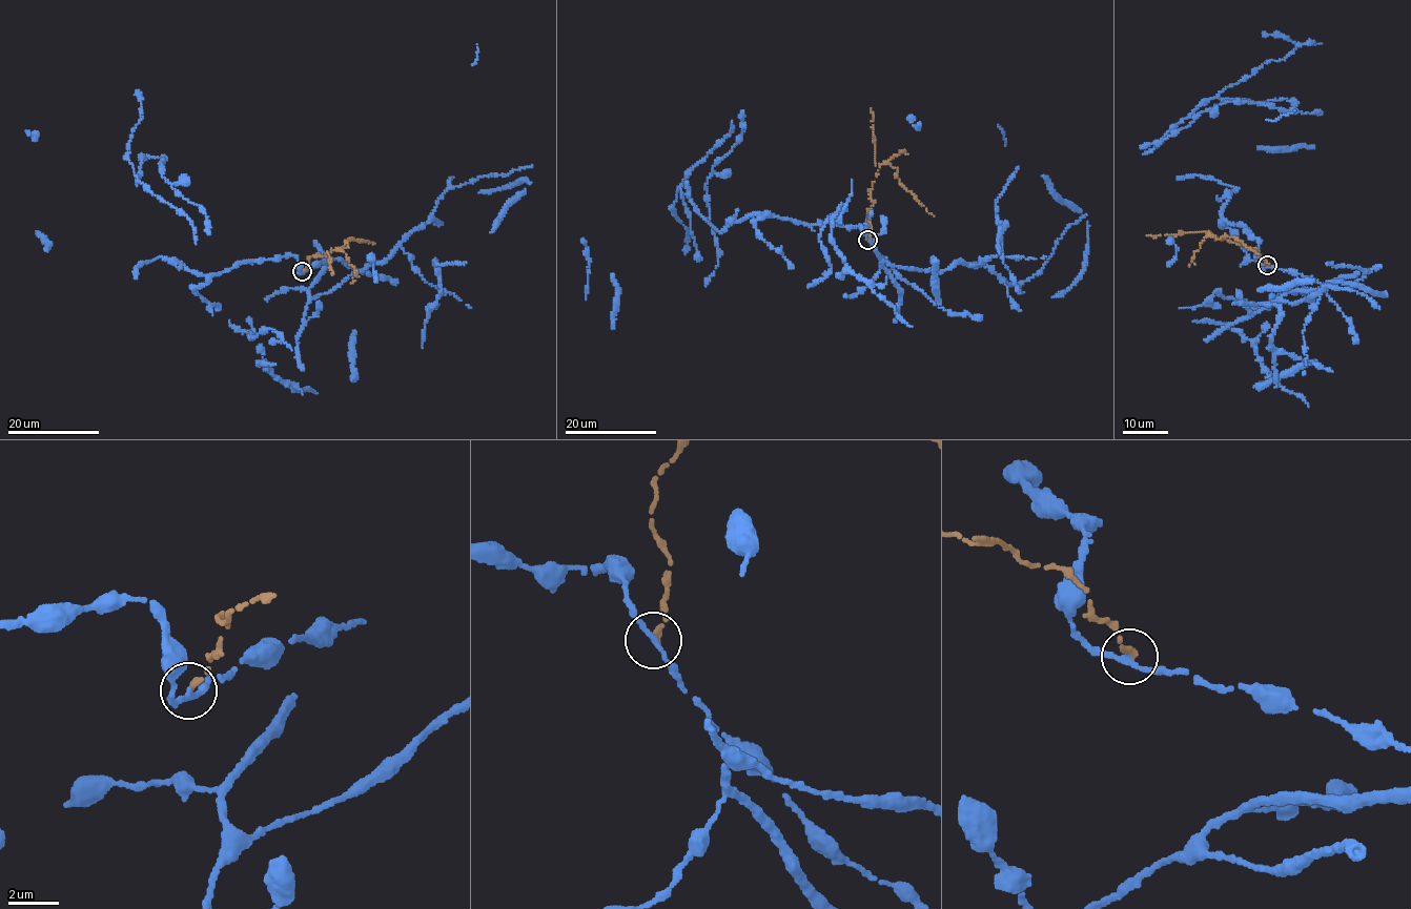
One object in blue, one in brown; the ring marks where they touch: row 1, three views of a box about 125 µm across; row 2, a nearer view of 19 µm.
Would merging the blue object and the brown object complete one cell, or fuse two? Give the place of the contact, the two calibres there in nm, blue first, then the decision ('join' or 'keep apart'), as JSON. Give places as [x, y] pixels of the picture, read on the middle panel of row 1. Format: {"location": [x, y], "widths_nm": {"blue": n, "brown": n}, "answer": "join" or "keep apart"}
{"location": [867, 240], "widths_nm": {"blue": 220, "brown": 260}, "answer": "keep apart"}

